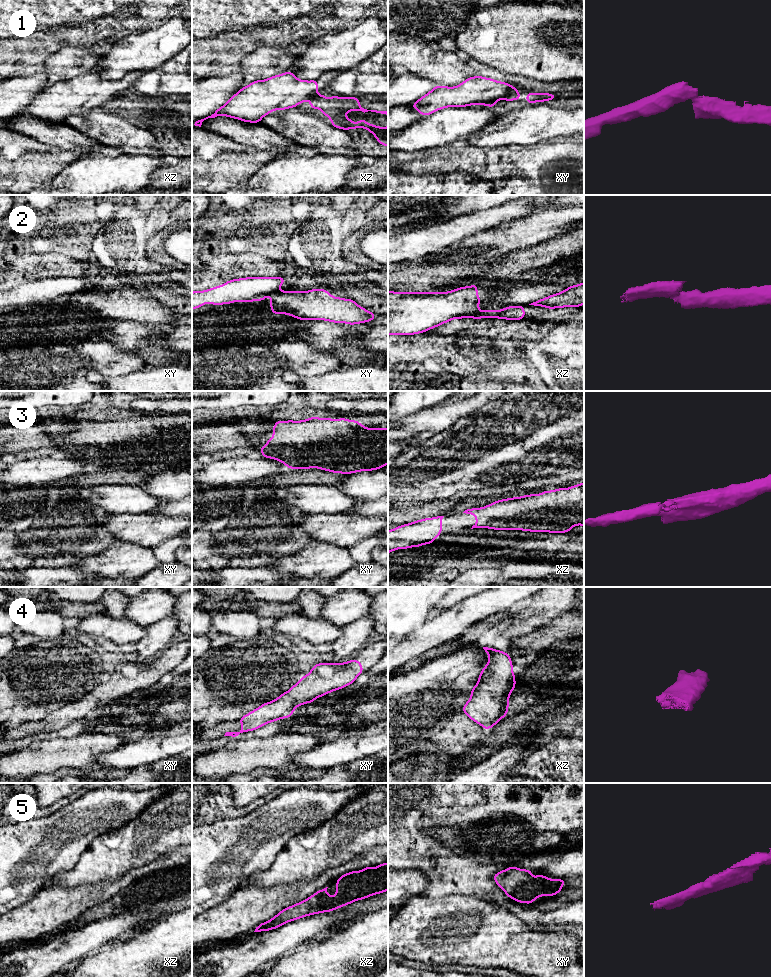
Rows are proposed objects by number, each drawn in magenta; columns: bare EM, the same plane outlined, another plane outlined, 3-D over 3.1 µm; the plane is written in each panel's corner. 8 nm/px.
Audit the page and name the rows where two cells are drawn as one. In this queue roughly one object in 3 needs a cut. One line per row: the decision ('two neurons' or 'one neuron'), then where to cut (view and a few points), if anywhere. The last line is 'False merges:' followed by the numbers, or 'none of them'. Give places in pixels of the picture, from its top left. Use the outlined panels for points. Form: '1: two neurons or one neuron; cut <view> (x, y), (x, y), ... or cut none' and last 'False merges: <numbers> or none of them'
1: two neurons; cut xy (516, 89), (513, 89), (505, 96)
2: two neurons; cut xz (478, 311), (467, 316)
3: one neuron; cut none
4: one neuron; cut none
5: one neuron; cut none
False merges: 1, 2

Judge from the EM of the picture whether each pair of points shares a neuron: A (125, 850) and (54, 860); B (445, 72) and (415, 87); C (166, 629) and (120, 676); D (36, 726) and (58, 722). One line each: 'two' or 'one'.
A: two
B: two
C: two
D: one

